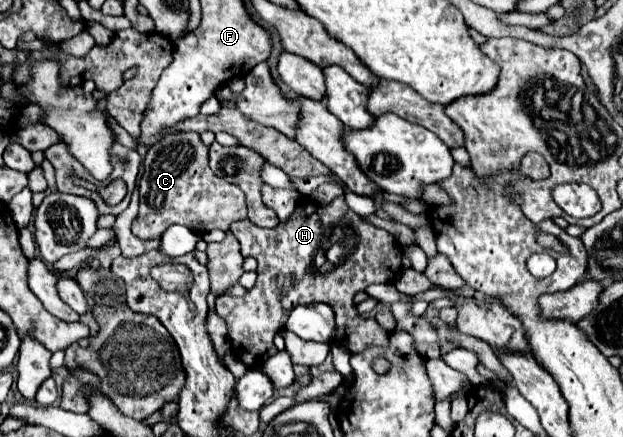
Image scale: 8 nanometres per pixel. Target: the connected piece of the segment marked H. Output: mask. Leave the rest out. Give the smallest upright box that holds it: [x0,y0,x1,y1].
[215,198,403,366]

